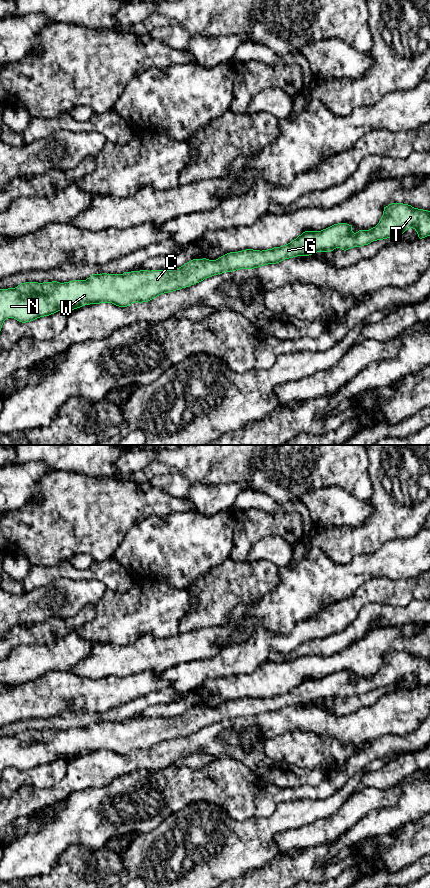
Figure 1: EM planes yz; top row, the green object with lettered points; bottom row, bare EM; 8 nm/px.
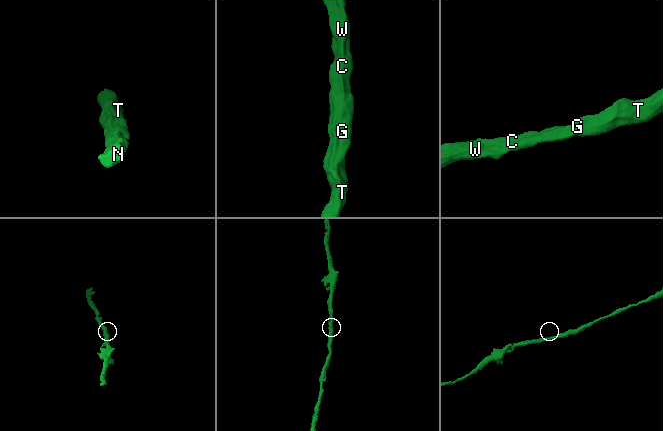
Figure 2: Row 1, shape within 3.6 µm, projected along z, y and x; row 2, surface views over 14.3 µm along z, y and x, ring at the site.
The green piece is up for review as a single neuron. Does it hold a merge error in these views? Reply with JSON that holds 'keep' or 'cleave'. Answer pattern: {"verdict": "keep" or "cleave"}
{"verdict": "keep"}

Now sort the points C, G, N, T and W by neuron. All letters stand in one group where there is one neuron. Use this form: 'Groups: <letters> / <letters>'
Groups: C G N T W

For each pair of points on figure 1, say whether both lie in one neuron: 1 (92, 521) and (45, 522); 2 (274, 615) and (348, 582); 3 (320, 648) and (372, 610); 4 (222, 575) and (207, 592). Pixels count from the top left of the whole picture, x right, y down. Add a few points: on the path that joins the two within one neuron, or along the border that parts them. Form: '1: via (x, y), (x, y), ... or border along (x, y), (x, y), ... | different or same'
1: via (80, 521), (67, 521), (57, 526) | same
2: via (292, 600), (315, 582), (330, 582) | same
3: via (333, 644), (346, 638), (361, 623) | same
4: via (220, 579), (211, 588) | same

